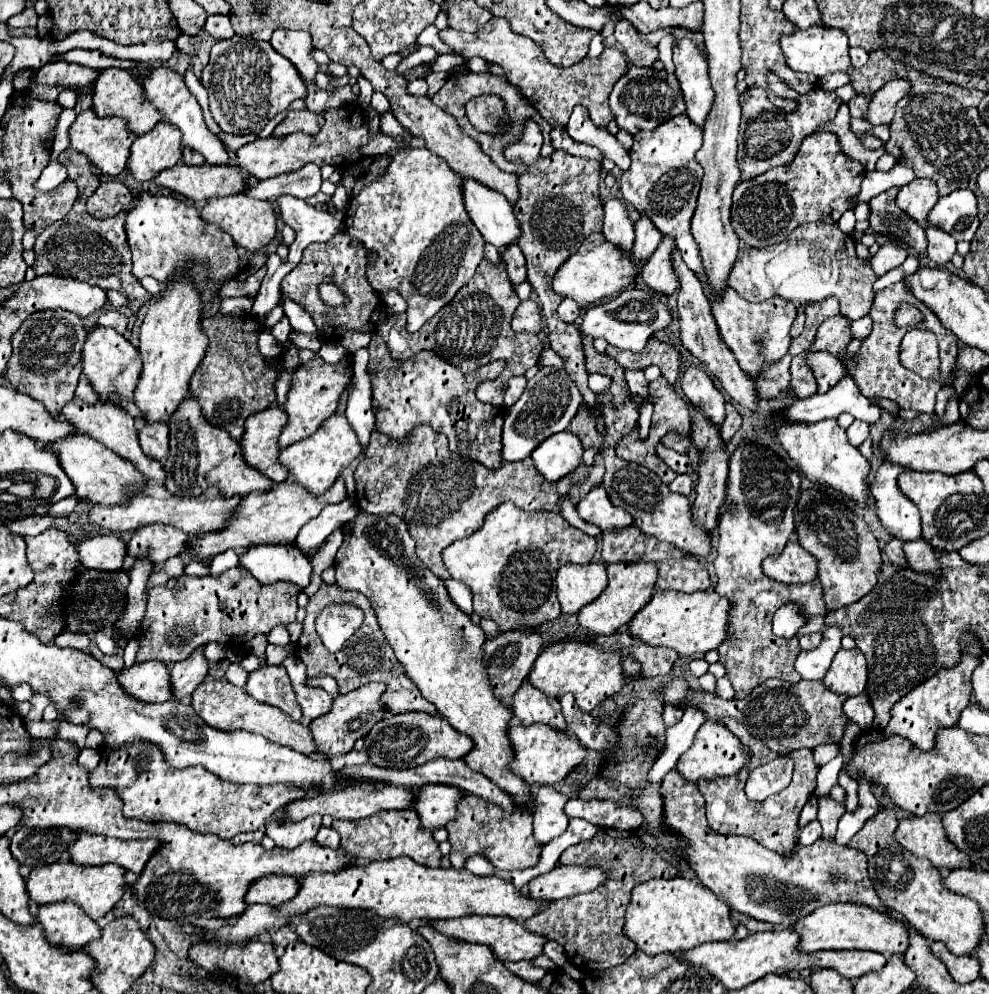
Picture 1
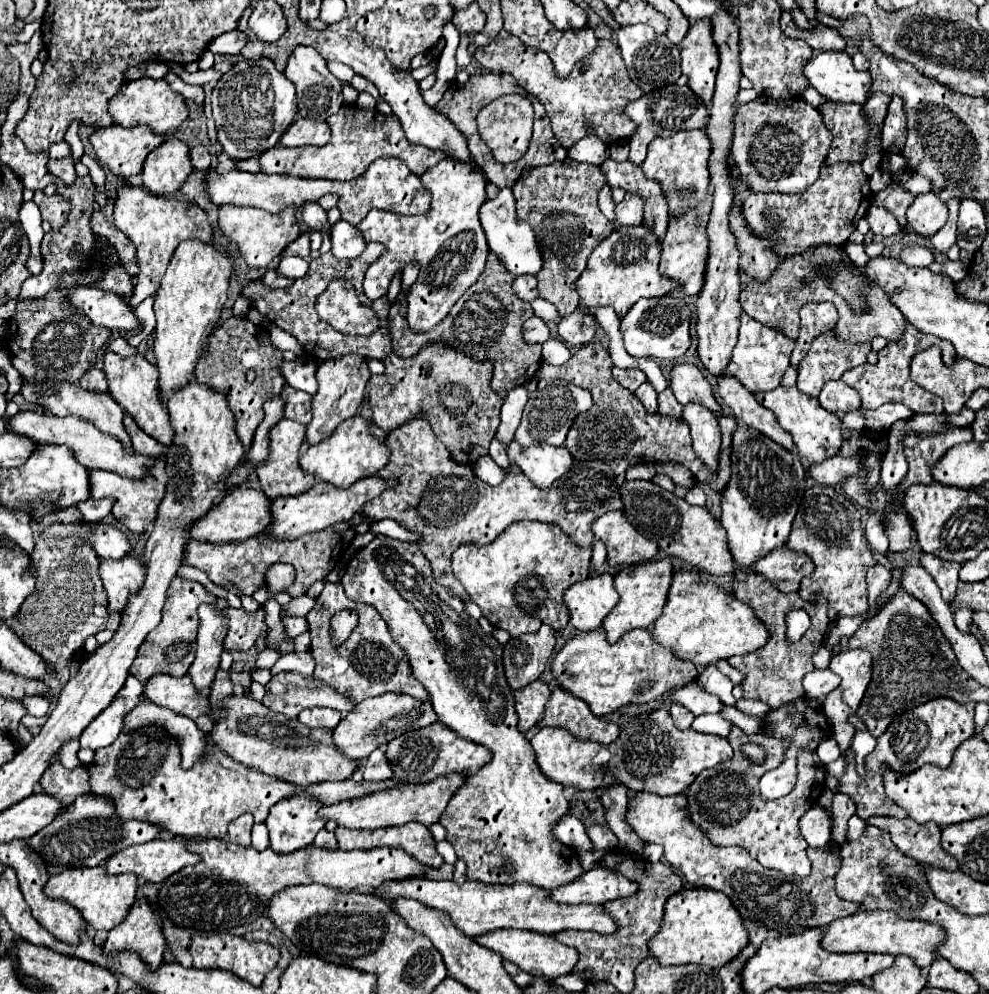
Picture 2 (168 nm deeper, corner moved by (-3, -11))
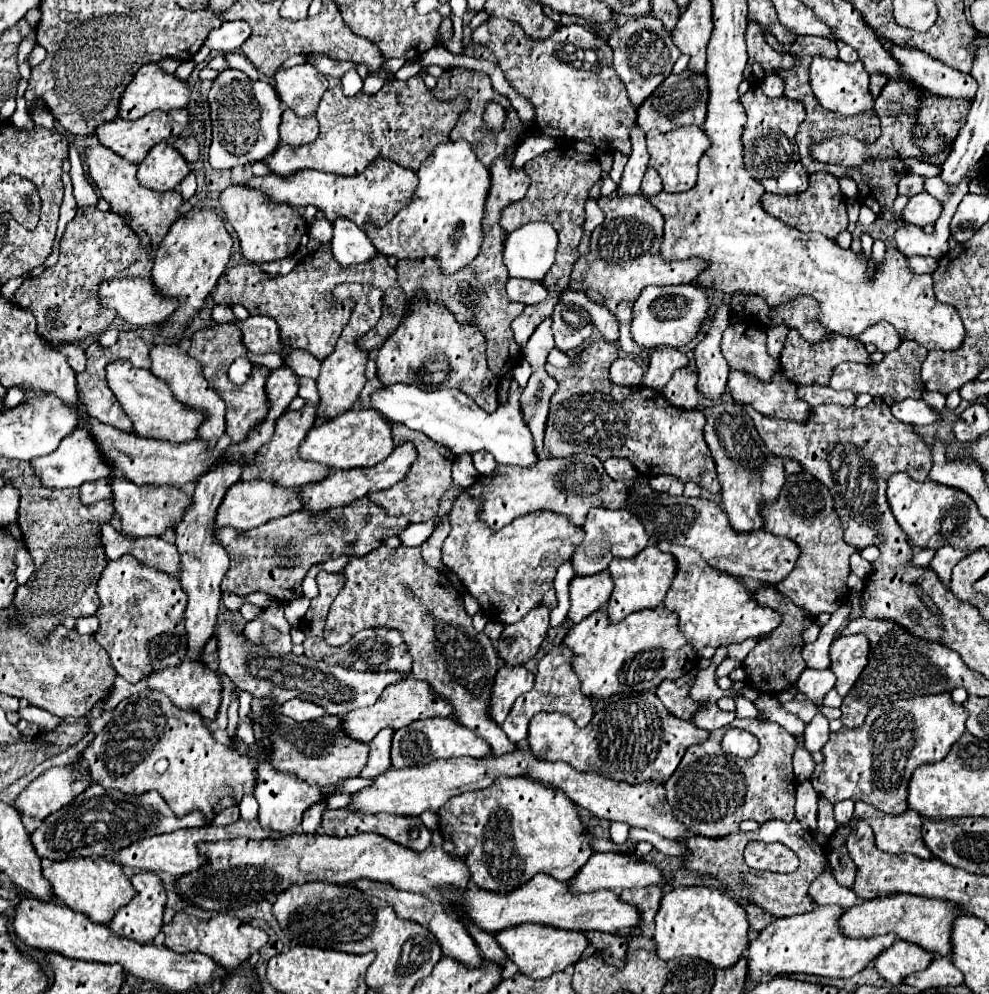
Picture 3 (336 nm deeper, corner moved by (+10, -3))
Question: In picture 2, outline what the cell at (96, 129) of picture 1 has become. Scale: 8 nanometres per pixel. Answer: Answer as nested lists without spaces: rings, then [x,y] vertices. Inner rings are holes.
[[[112,125],[98,129],[90,137],[96,157],[118,177],[138,175],[148,153],[160,147],[164,141],[166,135],[156,135],[146,125],[138,125],[134,129]]]

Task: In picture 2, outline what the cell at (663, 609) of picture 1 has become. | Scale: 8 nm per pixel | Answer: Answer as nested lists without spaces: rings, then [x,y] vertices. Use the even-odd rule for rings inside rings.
[[[680,569],[674,573],[674,583],[668,593],[666,607],[652,627],[652,635],[660,645],[674,649],[674,653],[692,661],[698,667],[706,667],[732,655],[746,655],[766,645],[772,637],[768,627],[754,615],[754,611],[738,601],[732,593],[724,591],[710,577]]]

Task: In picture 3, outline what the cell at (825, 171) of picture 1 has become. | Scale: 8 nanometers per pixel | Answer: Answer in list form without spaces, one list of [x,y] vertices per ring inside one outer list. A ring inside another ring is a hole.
[[[811,173],[809,175],[809,189],[797,195],[775,195],[775,193],[765,193],[761,197],[761,207],[773,217],[777,217],[783,223],[793,225],[795,229],[809,233],[823,233],[829,239],[835,239],[839,231],[847,229],[847,203],[845,195],[839,189],[839,179],[831,173]]]

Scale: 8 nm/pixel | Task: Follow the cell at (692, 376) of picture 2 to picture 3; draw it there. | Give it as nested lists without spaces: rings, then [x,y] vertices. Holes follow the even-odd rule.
[[[659,347],[649,357],[649,371],[645,373],[643,385],[661,391],[665,383],[669,383],[673,371],[677,371],[679,367],[687,367],[687,365],[689,365],[689,359],[679,349]]]

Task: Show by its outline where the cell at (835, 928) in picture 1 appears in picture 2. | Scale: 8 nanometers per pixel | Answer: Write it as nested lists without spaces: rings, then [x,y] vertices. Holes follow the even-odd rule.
[[[860,911],[844,919],[836,919],[824,931],[822,947],[832,953],[890,953],[910,955],[920,967],[930,967],[936,959],[938,947],[946,941],[946,931],[940,925],[902,919],[894,911]],[[890,921],[890,925],[886,923]]]

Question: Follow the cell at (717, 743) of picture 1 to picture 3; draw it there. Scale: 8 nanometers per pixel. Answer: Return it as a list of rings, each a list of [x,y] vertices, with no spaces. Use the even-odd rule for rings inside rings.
[[[653,693],[623,697],[597,711],[585,729],[579,729],[571,717],[561,713],[539,713],[529,723],[529,749],[543,761],[565,761],[577,771],[601,773],[615,781],[627,783],[665,783],[689,745],[709,737],[709,731],[695,727],[691,721],[671,715],[661,699]]]

